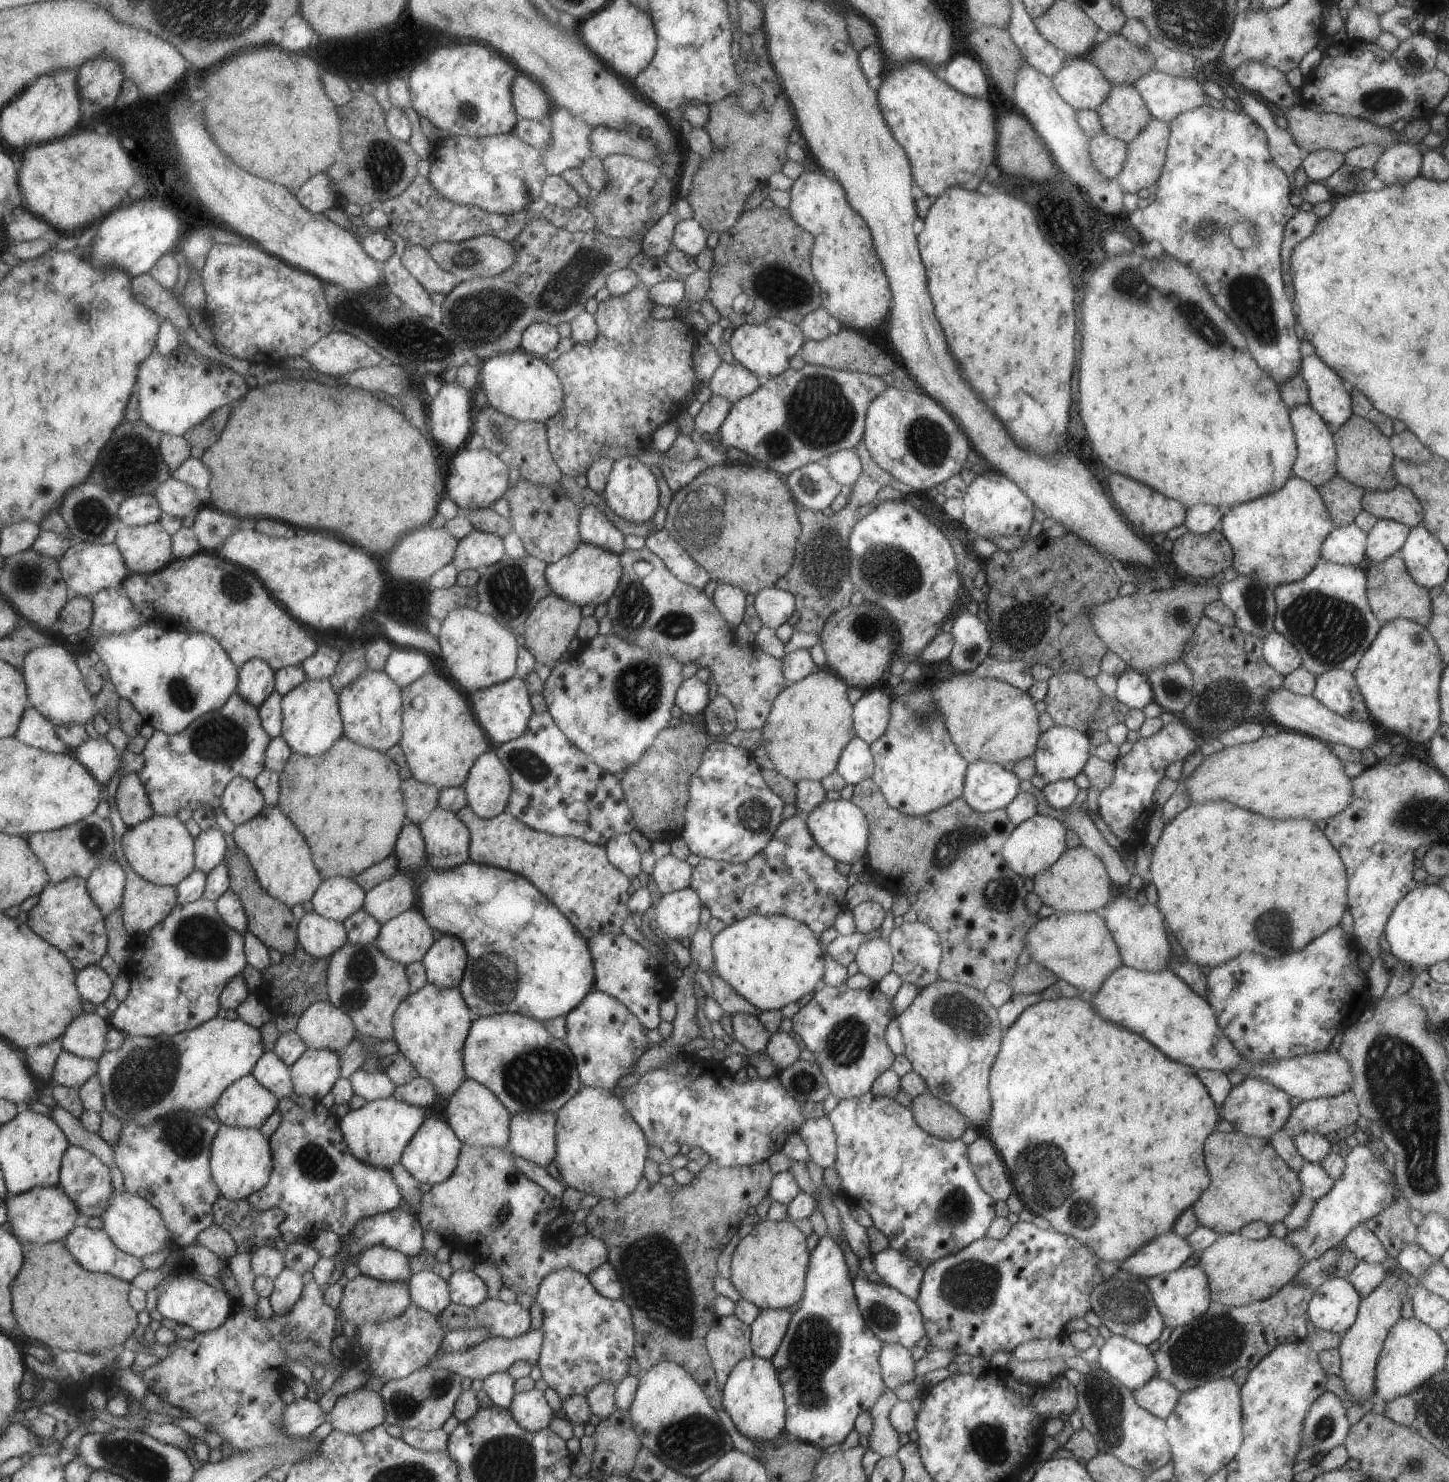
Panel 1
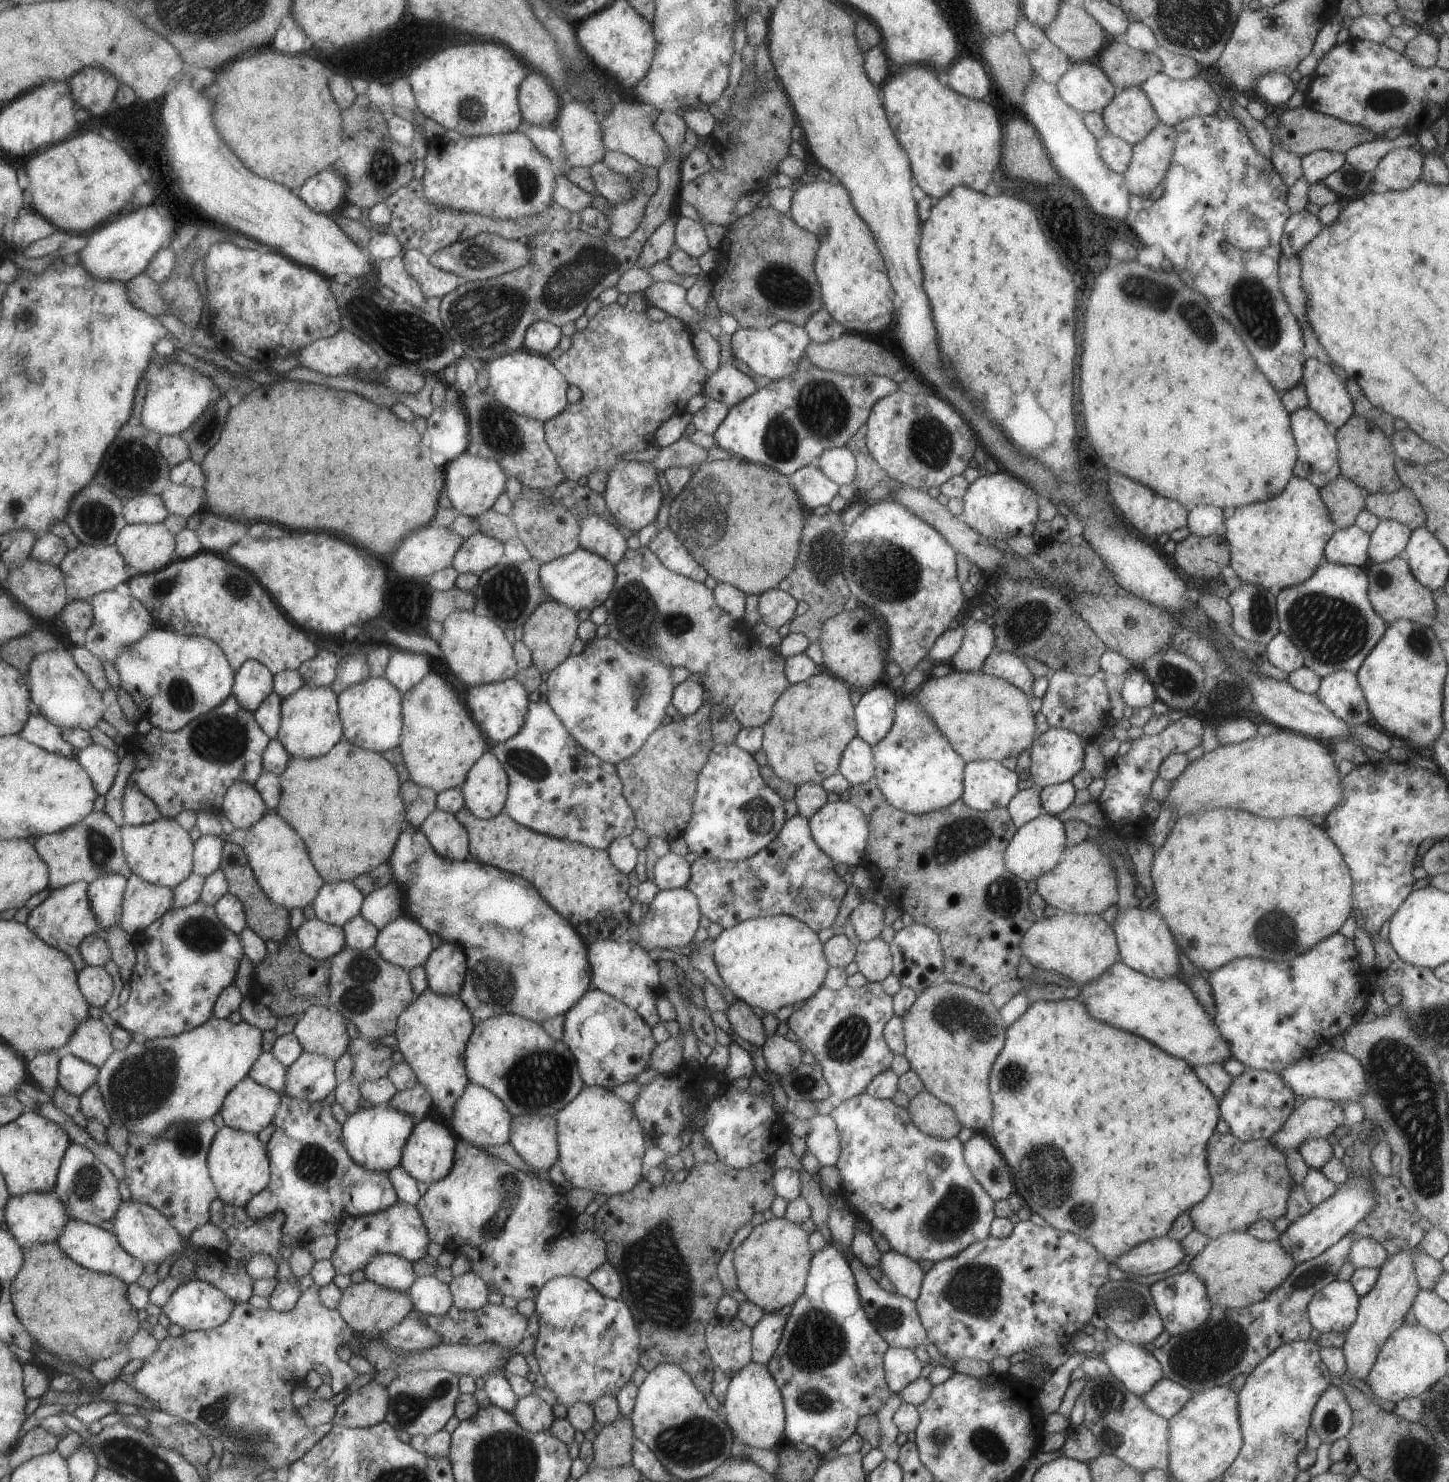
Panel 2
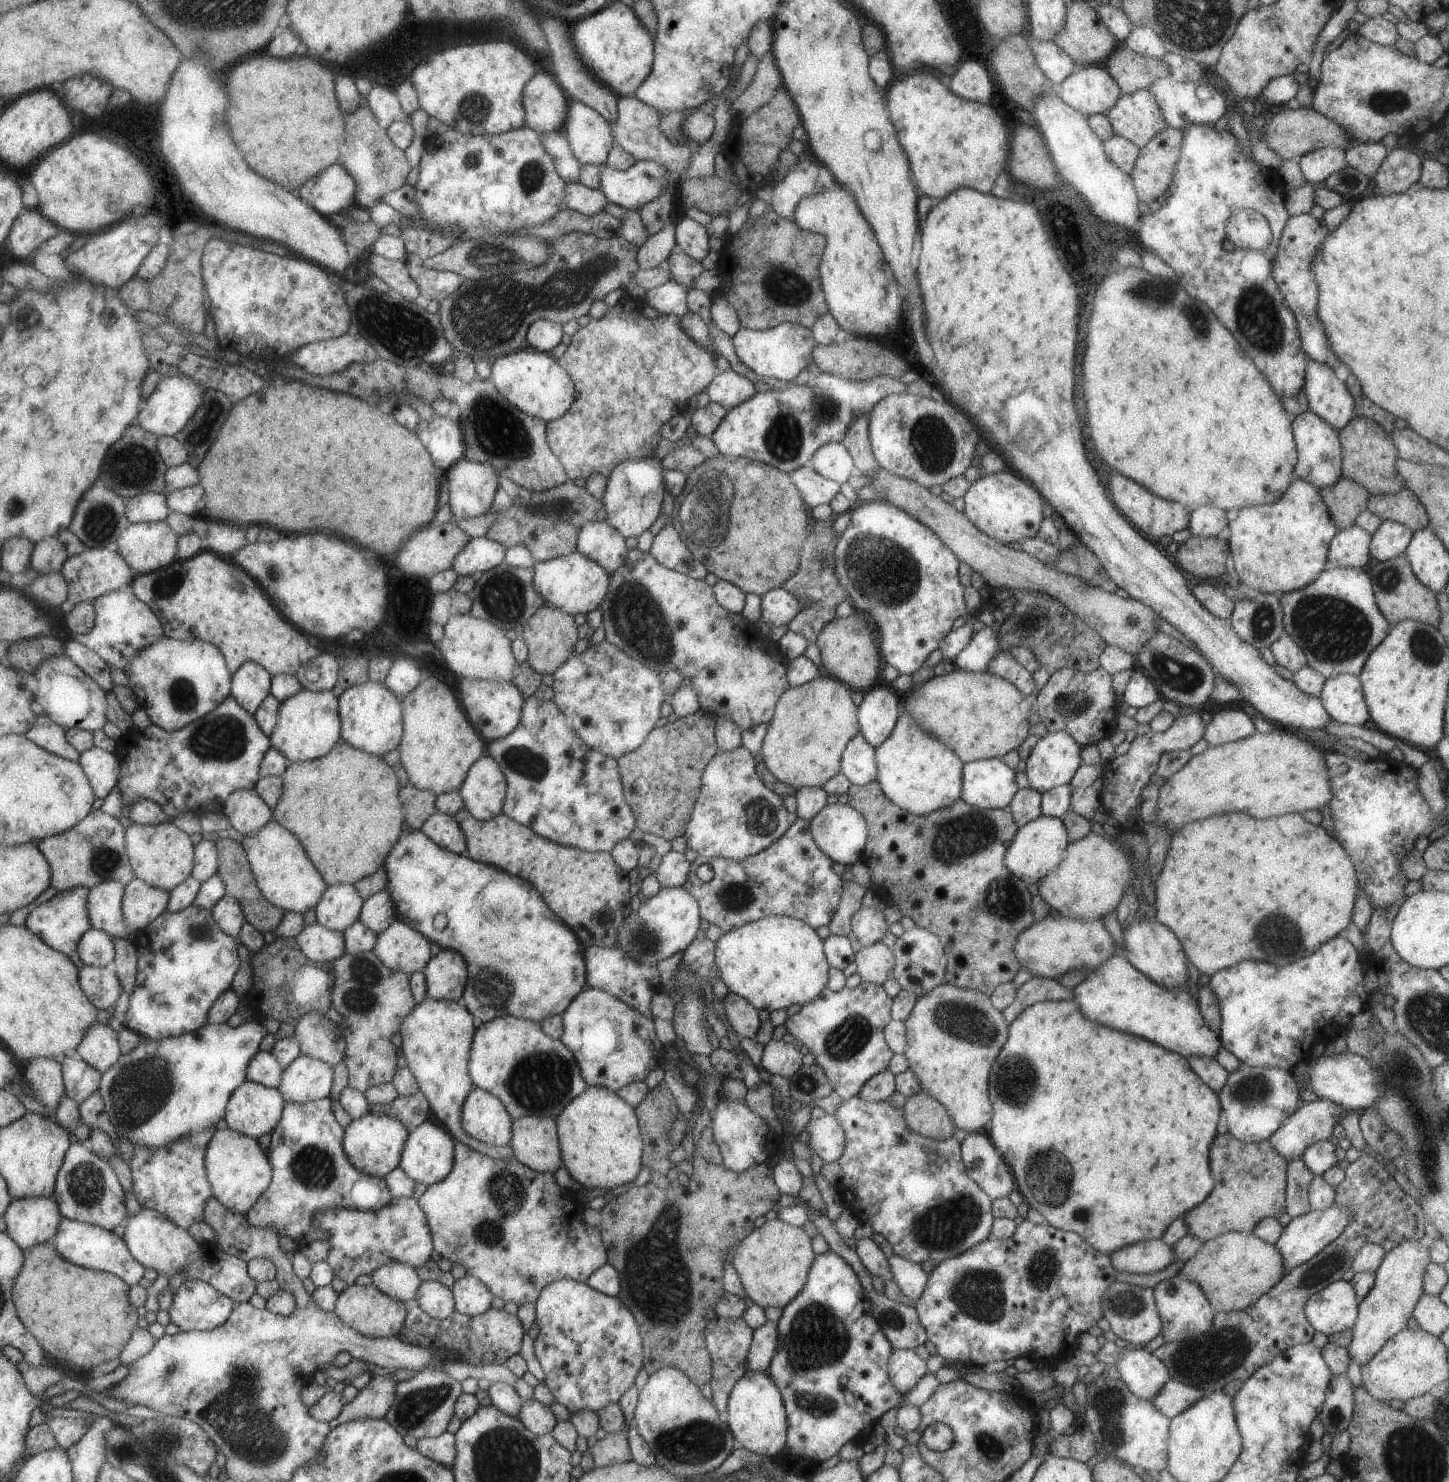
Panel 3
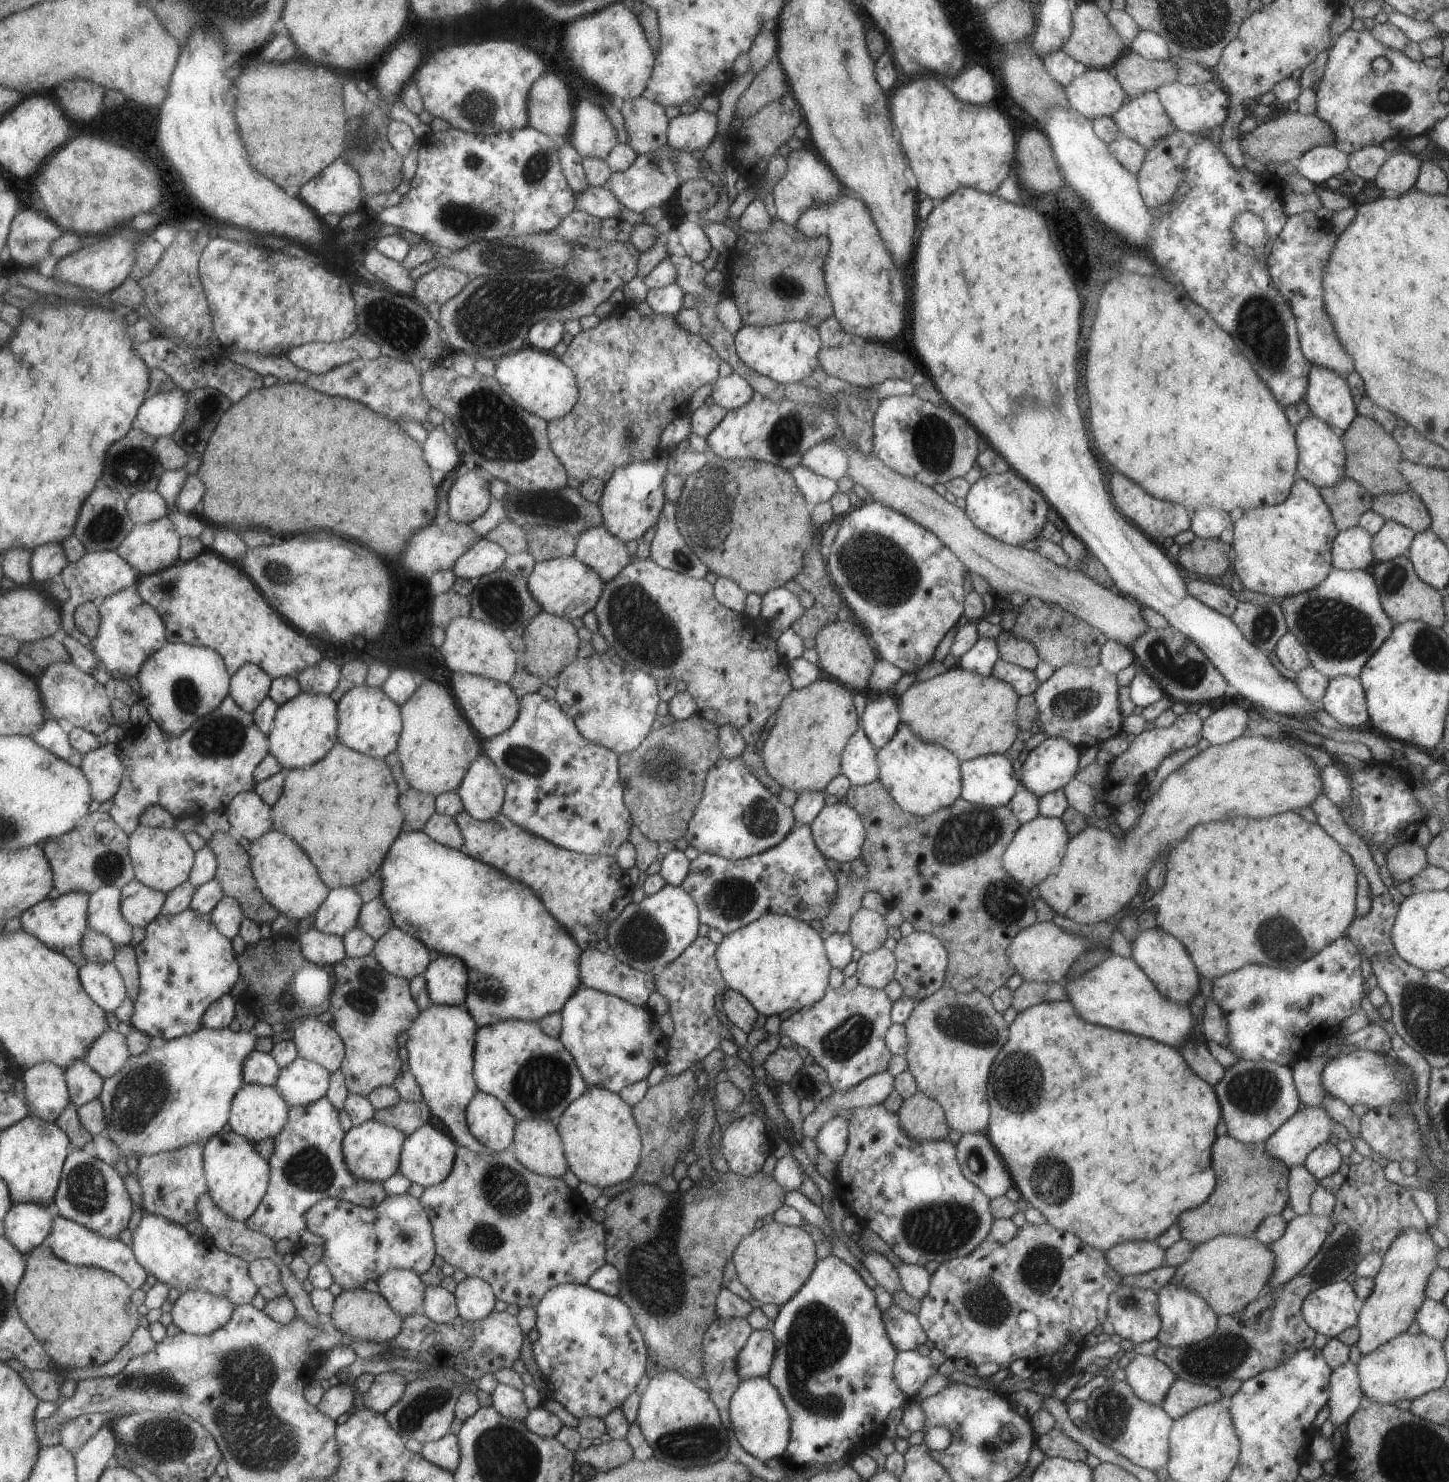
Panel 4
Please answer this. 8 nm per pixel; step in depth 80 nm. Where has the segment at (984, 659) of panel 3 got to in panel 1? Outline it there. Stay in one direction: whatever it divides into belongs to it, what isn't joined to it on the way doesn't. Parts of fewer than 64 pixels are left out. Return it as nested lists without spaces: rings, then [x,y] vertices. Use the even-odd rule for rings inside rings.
[[[957,612],[955,618],[951,618],[951,624],[949,634],[953,636],[953,648],[947,656],[947,661],[949,661],[954,672],[972,673],[988,655],[989,648],[992,646],[989,634],[987,634],[987,626],[969,612]]]

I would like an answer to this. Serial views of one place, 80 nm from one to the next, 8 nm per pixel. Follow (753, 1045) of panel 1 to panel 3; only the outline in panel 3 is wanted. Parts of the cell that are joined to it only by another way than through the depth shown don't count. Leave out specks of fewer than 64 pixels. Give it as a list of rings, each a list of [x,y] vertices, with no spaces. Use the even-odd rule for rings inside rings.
[[[730,991],[722,1002],[726,1022],[731,1025],[735,1033],[741,1039],[753,1039],[753,1036],[757,1034],[757,1028],[761,1024],[758,1011],[754,1006],[751,1006],[749,1002]]]

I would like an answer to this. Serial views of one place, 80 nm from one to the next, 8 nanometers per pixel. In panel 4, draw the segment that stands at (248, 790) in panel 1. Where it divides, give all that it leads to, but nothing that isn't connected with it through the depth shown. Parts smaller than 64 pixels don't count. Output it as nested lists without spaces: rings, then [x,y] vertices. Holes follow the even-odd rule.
[[[254,791],[239,792],[223,811],[229,825],[239,836],[250,842],[272,828],[272,808]]]

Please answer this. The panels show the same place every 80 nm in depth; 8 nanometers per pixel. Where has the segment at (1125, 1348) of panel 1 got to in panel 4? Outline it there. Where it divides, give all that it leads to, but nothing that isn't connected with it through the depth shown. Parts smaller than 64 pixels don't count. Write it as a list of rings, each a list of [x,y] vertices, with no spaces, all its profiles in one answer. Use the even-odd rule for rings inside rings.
[[[1135,1354],[1125,1367],[1125,1382],[1140,1400],[1159,1405],[1173,1383],[1173,1372],[1153,1355]]]

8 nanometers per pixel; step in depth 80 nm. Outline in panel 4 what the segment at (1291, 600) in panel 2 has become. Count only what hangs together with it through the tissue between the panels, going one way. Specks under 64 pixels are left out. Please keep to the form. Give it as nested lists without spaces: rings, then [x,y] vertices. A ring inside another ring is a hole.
[[[1331,568],[1315,588],[1278,601],[1286,630],[1305,648],[1310,666],[1328,680],[1339,676],[1359,677],[1369,656],[1393,630],[1391,620],[1381,608],[1373,575],[1365,570]]]

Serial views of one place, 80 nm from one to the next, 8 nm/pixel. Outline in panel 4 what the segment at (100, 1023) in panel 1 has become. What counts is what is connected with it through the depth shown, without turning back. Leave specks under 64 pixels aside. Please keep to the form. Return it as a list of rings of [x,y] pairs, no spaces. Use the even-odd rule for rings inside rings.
[[[107,1030],[101,1038],[95,1040],[93,1046],[89,1046],[84,1062],[105,1079],[123,1068],[129,1056],[125,1038],[115,1030]]]

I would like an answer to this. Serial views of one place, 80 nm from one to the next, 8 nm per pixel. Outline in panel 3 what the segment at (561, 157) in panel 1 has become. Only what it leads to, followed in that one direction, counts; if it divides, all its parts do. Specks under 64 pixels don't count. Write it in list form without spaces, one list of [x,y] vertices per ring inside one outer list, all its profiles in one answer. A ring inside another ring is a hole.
[[[569,101],[563,132],[573,158],[580,165],[605,165],[614,146],[611,128],[595,110],[578,101]]]

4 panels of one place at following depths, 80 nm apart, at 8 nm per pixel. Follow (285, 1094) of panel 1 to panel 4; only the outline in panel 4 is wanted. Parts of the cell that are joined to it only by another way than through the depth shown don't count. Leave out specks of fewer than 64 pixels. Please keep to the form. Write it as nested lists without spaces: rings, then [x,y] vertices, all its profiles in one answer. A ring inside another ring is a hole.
[[[256,1049],[249,1052],[243,1058],[243,1064],[241,1064],[244,1084],[275,1086],[279,1070],[279,1066],[277,1066],[270,1053],[263,1053]]]

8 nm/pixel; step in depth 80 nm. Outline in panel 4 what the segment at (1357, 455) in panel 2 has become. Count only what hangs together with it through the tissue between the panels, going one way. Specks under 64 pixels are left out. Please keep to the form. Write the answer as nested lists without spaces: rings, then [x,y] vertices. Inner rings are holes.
[[[1362,415],[1355,416],[1349,428],[1340,435],[1345,450],[1344,477],[1363,486],[1372,497],[1410,491],[1398,468],[1402,460],[1399,446],[1392,434],[1386,432],[1375,420]]]

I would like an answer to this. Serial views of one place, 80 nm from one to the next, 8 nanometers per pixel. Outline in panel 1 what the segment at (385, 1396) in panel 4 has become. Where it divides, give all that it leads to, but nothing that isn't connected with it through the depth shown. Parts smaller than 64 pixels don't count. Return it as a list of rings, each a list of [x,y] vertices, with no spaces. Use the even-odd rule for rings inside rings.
[[[367,1388],[348,1391],[335,1400],[326,1421],[337,1432],[361,1434],[384,1422],[383,1400]]]

